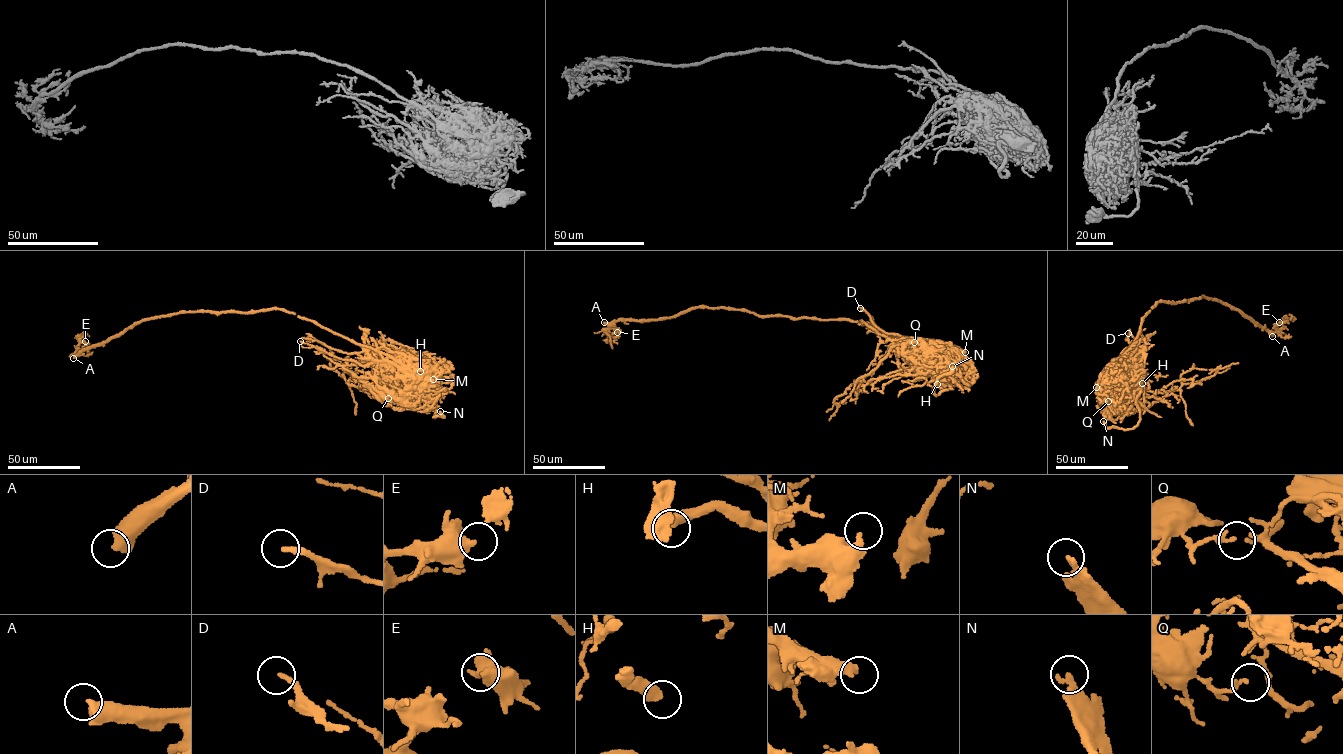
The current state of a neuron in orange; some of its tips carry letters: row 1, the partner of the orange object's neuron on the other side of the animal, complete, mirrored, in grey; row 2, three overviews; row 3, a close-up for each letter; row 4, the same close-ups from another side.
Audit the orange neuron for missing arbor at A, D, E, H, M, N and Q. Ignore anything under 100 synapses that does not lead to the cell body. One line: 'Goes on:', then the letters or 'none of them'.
Goes on: A, M, N

